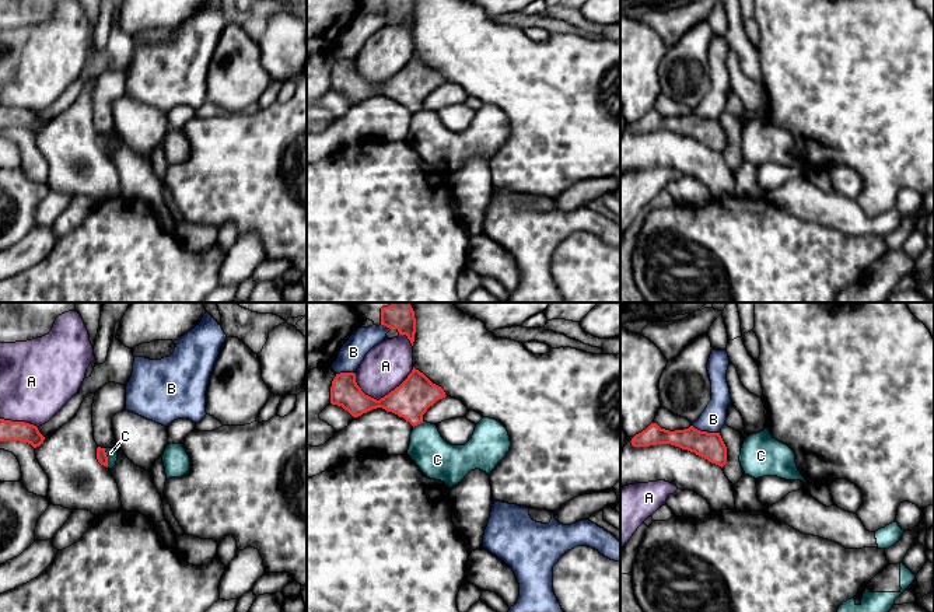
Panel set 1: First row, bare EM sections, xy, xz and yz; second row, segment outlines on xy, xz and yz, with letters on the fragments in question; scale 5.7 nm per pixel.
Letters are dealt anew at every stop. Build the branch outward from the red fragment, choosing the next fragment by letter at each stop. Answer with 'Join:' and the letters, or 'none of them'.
Join: none of them

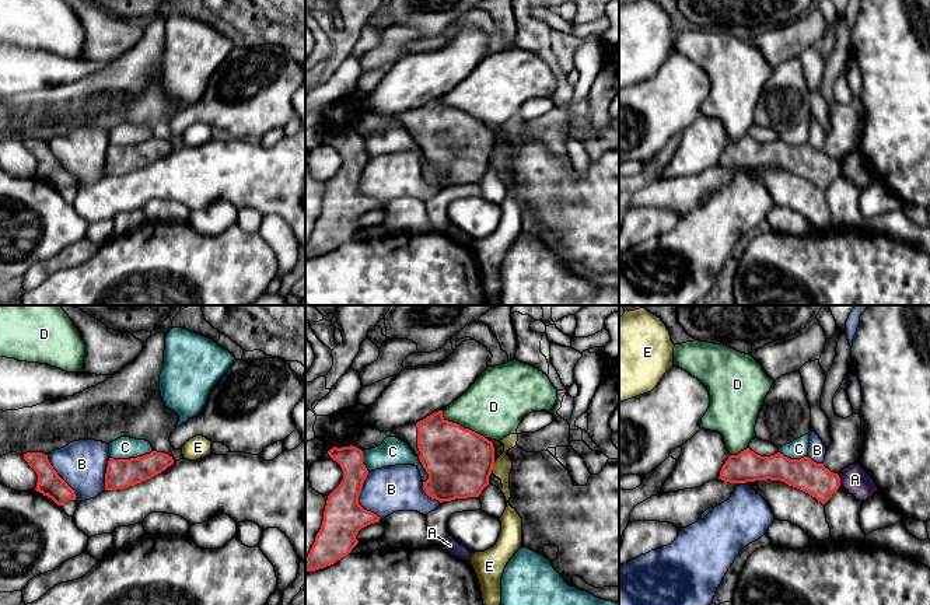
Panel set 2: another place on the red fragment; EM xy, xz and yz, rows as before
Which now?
Join: none of them

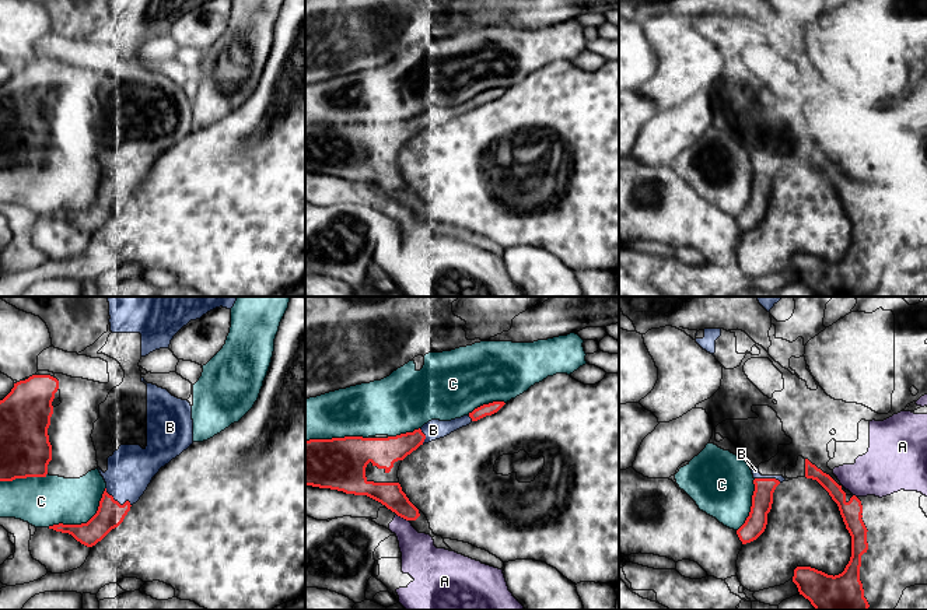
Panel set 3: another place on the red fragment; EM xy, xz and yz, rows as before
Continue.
Join: B

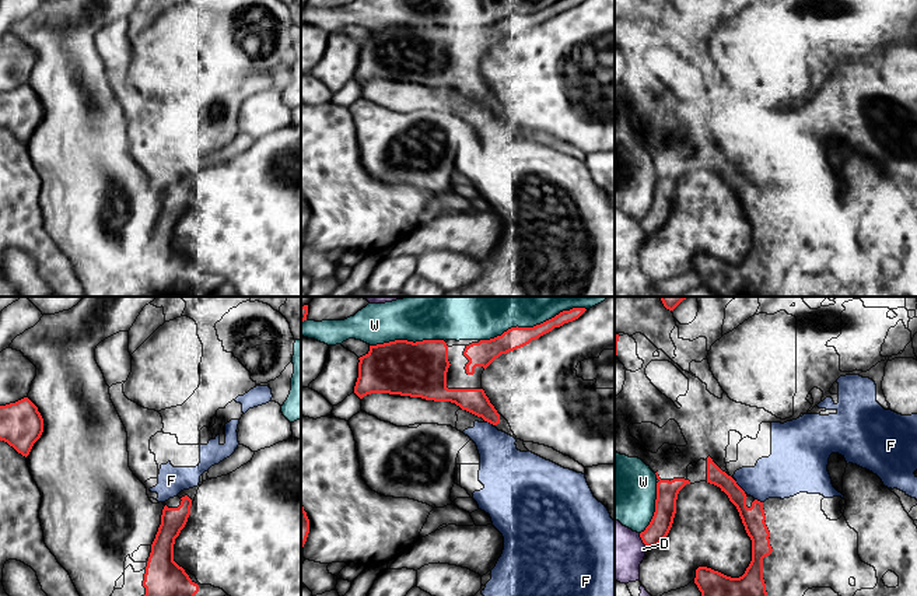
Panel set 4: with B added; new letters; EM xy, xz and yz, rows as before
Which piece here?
Join: none of them

